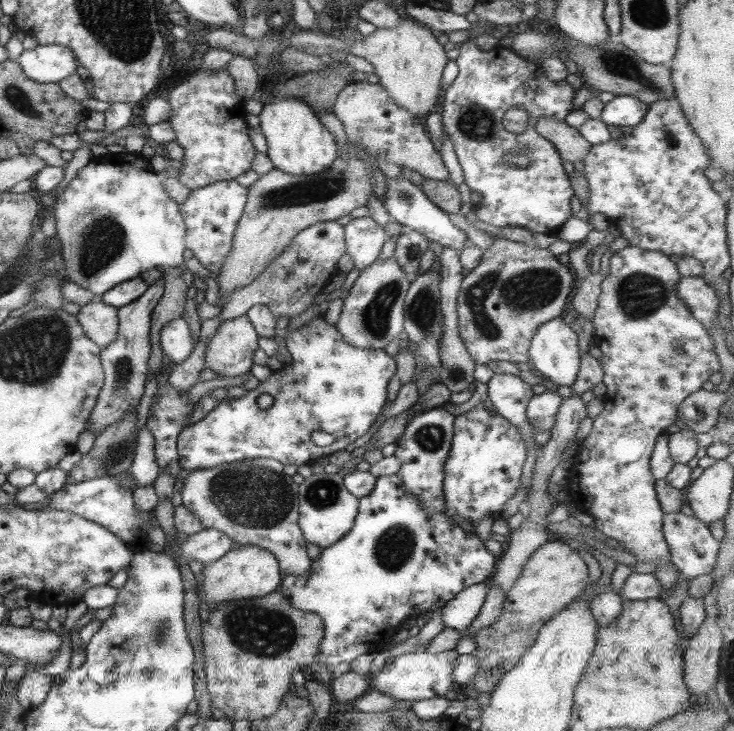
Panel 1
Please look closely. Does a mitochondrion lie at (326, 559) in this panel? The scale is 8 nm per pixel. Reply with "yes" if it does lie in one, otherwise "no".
no

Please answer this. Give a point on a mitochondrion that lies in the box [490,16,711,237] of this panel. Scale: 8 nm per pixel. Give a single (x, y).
(617, 64)

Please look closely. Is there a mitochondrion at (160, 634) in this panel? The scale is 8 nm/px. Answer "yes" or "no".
yes

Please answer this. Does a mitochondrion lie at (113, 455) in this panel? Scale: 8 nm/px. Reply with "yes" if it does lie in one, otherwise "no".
yes

